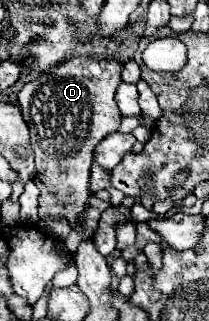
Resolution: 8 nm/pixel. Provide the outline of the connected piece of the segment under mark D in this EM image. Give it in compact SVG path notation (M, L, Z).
M72 56L64 60L58 66L52 66L48 74L40 74L36 80L26 82L22 90L18 92L18 106L22 110L24 122L30 130L30 146L36 156L36 174L34 182L40 188L38 196L38 210L40 218L56 218L64 216L74 226L76 218L84 214L86 202L92 198L90 194L90 166L92 166L92 150L98 146L100 140L104 140L108 134L116 132L116 126L120 126L122 114L114 102L114 94L120 78L120 64L114 60L108 60L104 56Z

